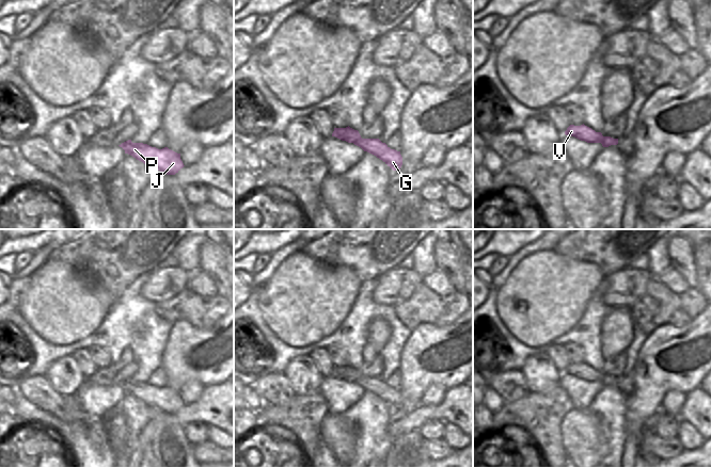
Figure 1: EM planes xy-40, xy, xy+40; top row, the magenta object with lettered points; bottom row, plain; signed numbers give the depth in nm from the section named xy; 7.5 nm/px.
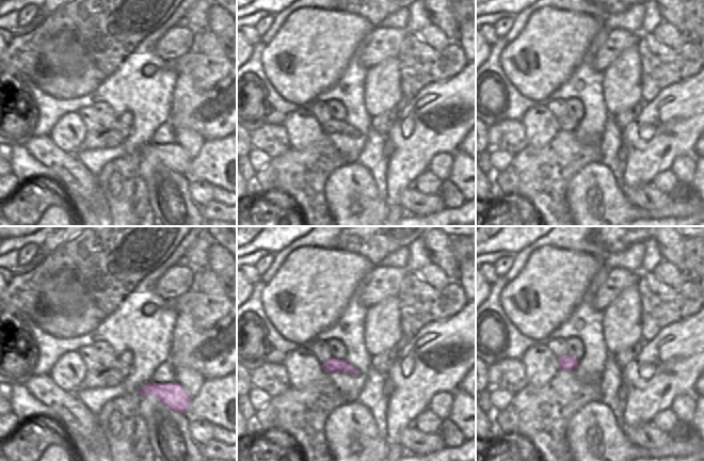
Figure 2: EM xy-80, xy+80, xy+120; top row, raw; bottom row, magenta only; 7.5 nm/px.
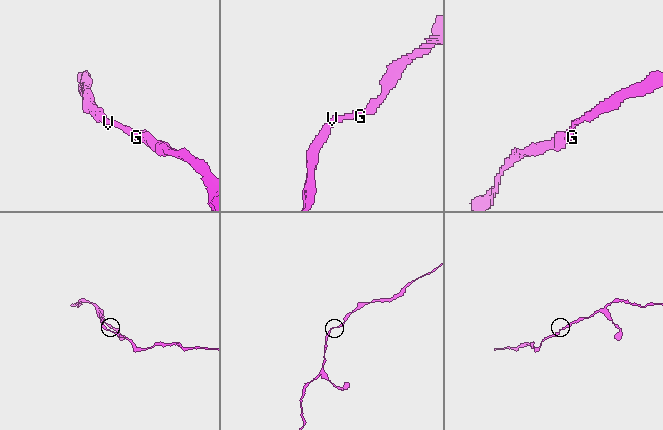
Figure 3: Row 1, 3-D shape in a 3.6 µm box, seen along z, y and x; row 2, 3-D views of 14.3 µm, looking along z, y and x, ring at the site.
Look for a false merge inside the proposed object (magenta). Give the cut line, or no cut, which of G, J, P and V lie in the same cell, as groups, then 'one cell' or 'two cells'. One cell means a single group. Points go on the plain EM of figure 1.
cut none; groups G J P V; one cell

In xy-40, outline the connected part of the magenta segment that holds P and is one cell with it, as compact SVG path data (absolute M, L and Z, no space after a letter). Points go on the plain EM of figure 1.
M128 378L118 384L137 399L143 401L151 409L160 409L167 414L175 414L185 404L177 392L168 386L158 388L143 382L132 382Z

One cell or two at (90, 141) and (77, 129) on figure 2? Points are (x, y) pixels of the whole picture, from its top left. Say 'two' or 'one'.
two

